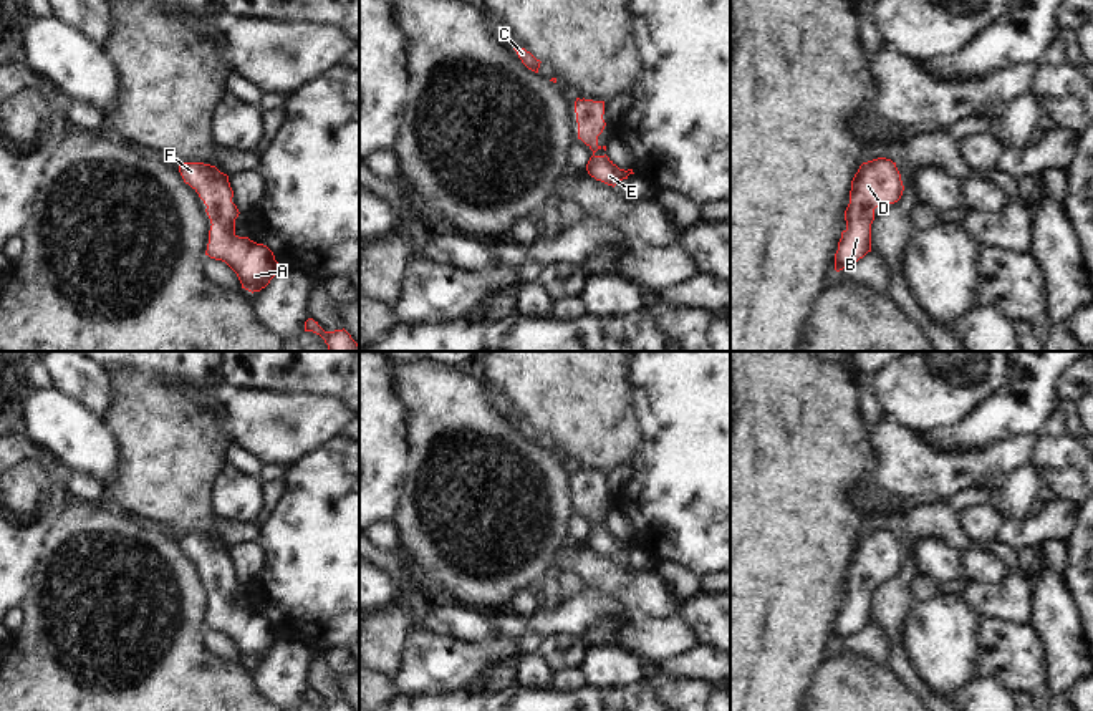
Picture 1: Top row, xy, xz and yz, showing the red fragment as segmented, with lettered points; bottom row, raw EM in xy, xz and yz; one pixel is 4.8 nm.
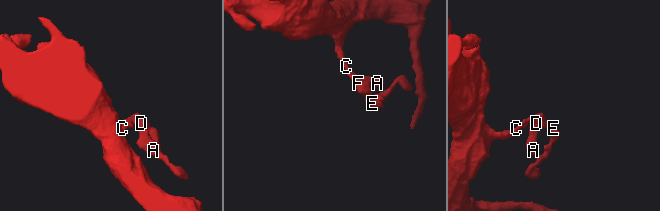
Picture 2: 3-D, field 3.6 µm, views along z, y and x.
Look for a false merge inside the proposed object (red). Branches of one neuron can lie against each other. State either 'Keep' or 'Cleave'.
Keep

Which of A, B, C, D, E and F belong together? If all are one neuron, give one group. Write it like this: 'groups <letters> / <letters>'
groups A B C D E F

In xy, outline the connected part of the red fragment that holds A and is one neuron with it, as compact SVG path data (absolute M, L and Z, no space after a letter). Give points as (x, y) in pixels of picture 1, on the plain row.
M184 534L179 544L207 577L212 597L205 626L225 633L237 645L242 660L252 665L265 660L280 636L267 617L235 605L240 583L232 573L229 547L204 534Z

